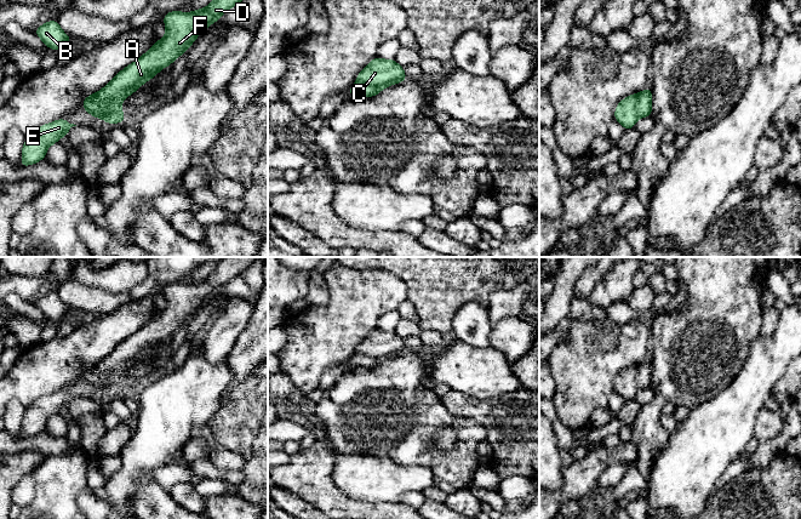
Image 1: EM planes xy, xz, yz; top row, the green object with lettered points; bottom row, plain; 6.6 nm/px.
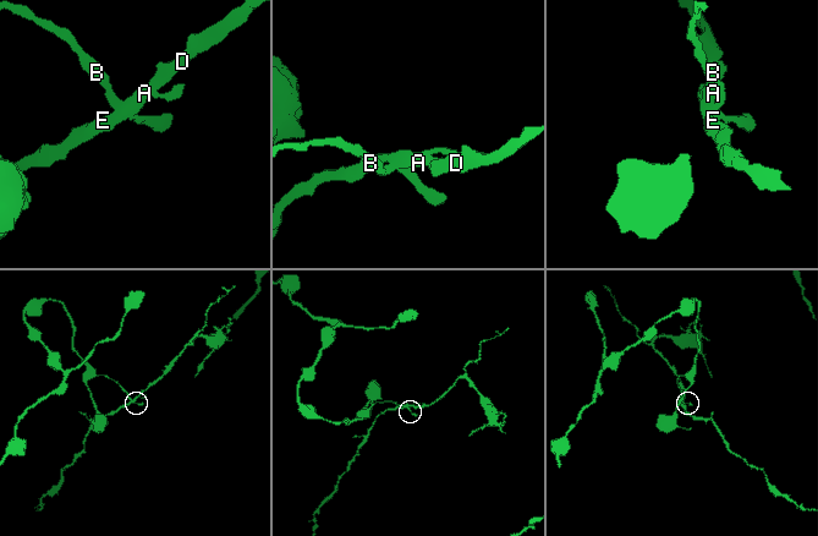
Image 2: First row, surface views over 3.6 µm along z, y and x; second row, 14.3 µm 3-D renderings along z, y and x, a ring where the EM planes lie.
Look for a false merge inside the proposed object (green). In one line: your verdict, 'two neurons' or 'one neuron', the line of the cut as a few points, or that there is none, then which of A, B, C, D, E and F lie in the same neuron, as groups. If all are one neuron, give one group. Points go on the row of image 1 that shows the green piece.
two neurons; cut xy (84, 107), (93, 113), (107, 115), (121, 114); groups A C D E F / B

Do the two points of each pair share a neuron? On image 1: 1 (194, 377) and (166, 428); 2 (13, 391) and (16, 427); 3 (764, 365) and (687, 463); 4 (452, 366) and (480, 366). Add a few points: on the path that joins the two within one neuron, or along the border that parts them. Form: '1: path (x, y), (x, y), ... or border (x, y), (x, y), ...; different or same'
1: path (193, 389), (167, 416); same
2: border (12, 399), (17, 400), (26, 409); different
3: path (750, 389), (728, 420), (709, 439); same
4: path (459, 368), (473, 368); same

